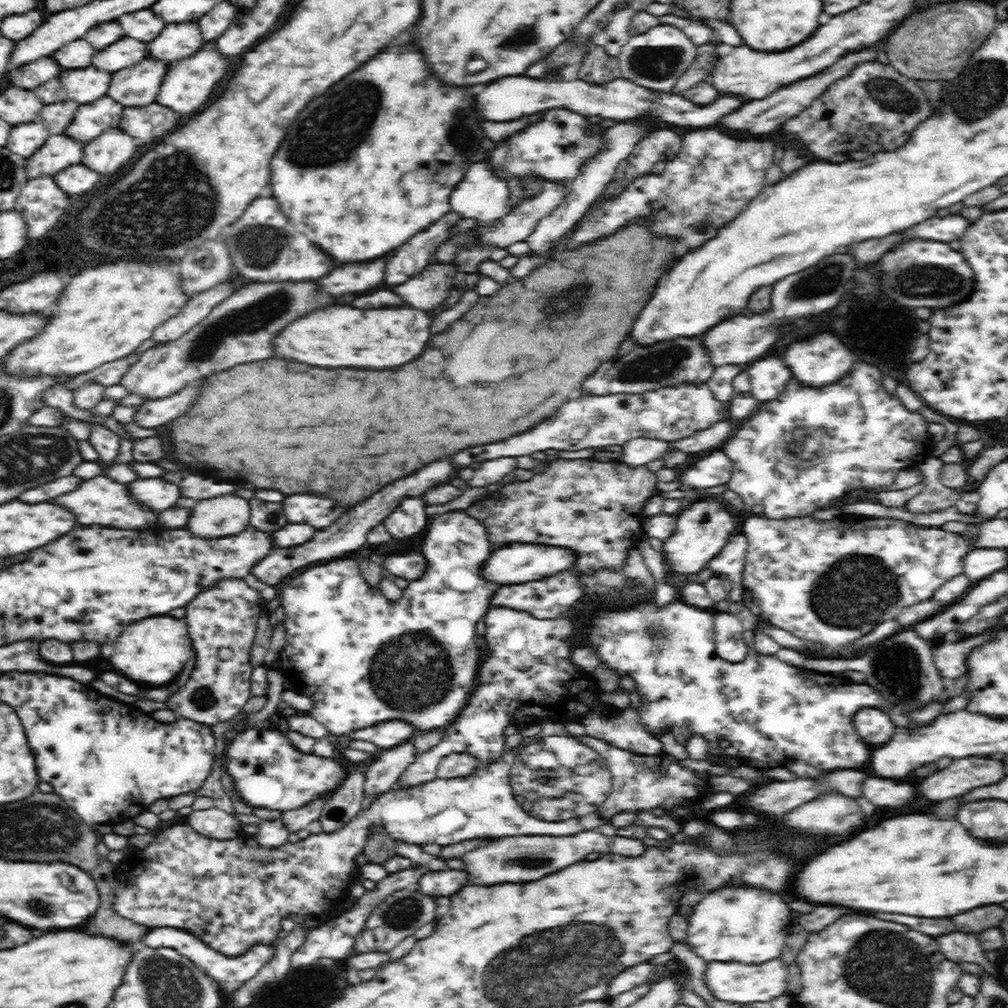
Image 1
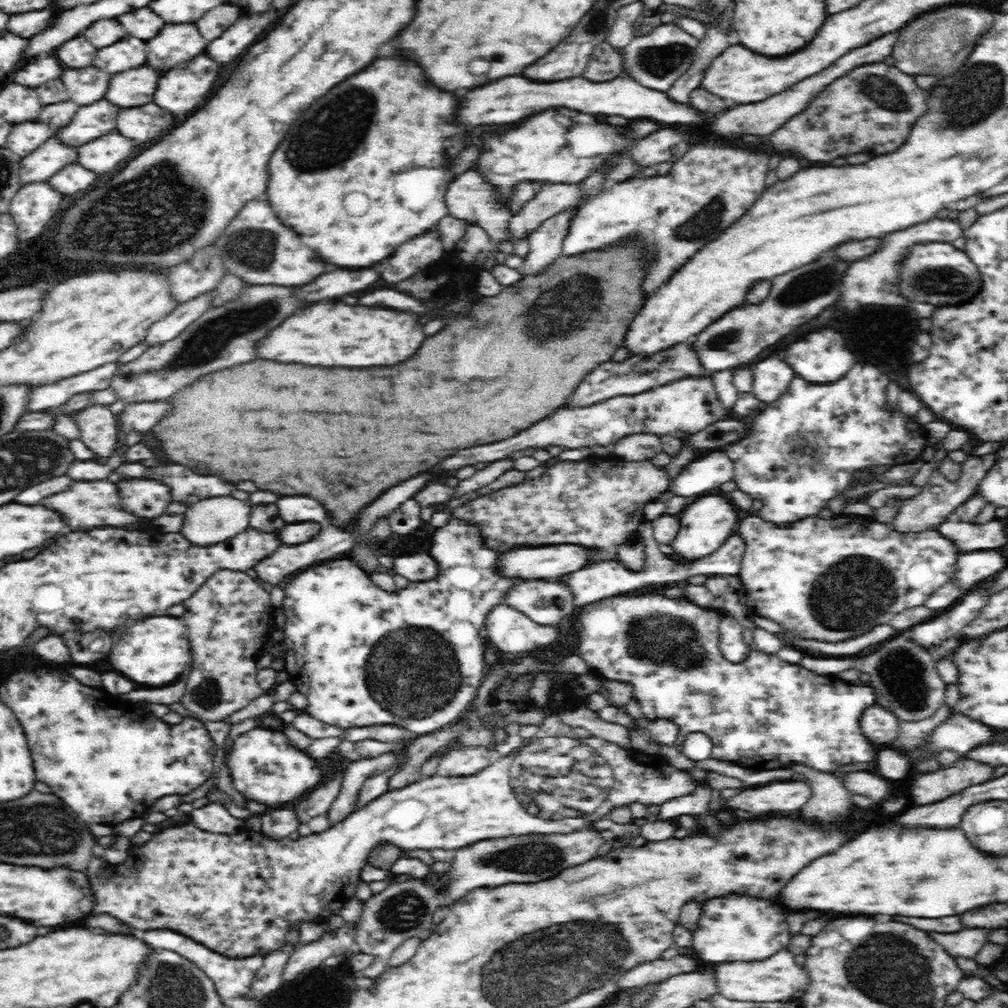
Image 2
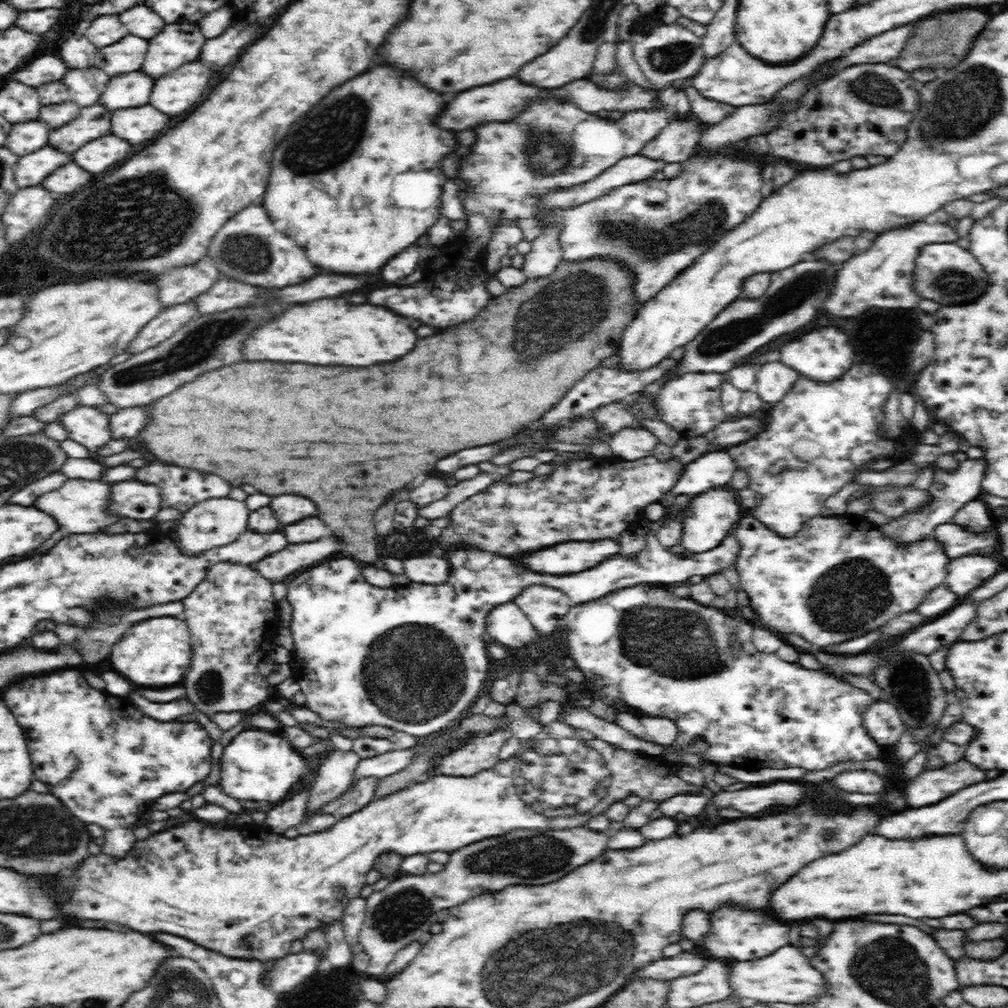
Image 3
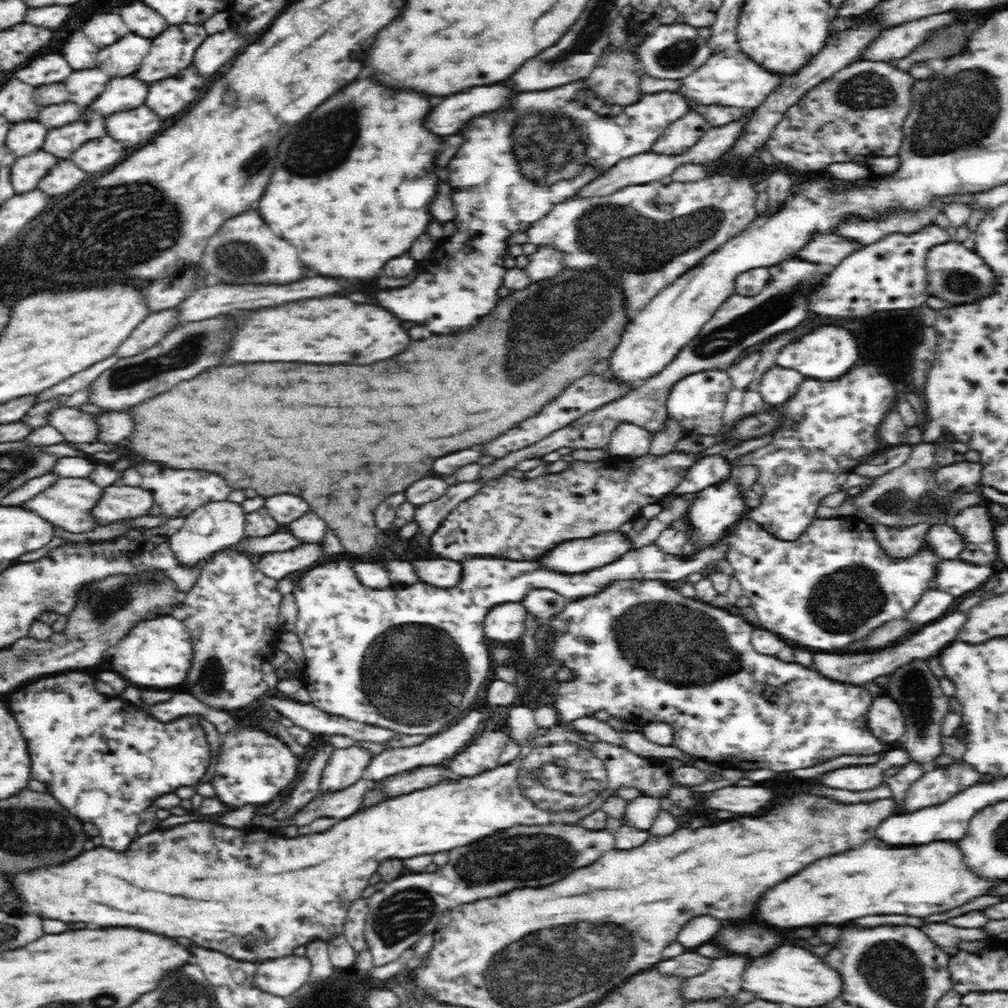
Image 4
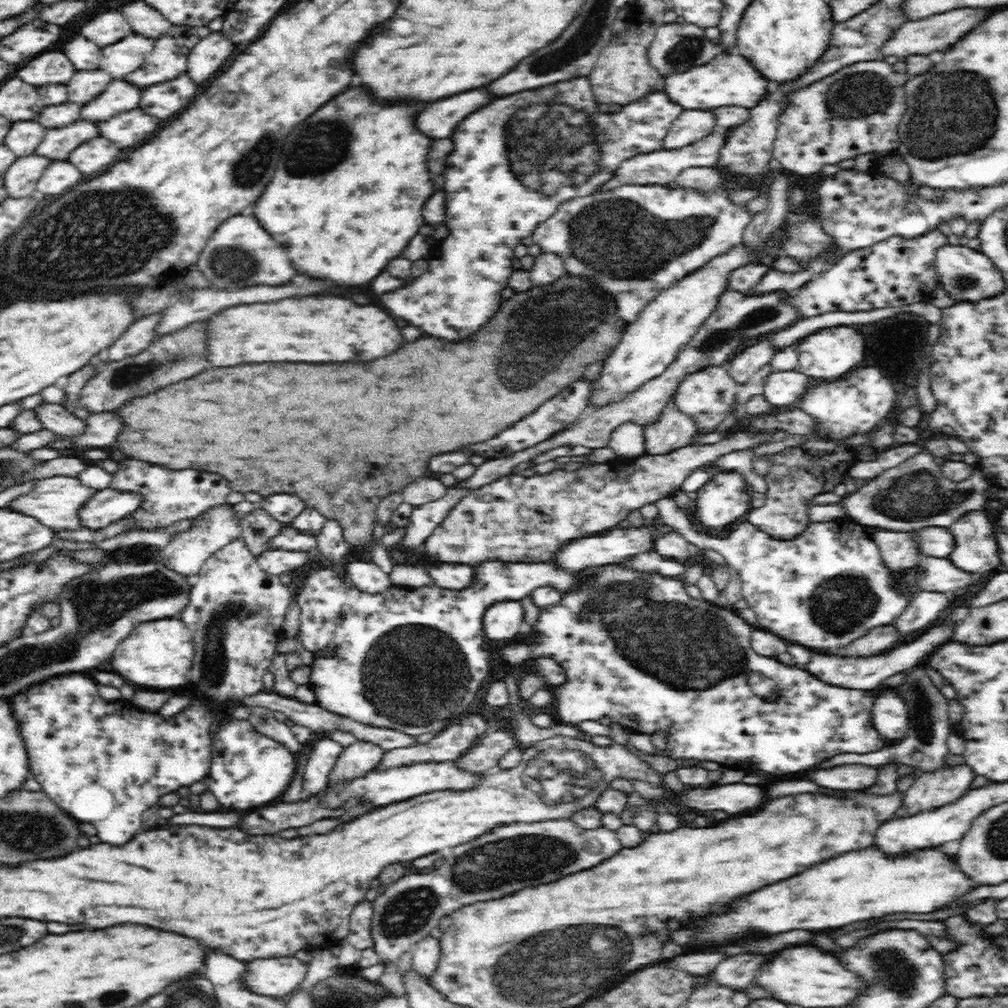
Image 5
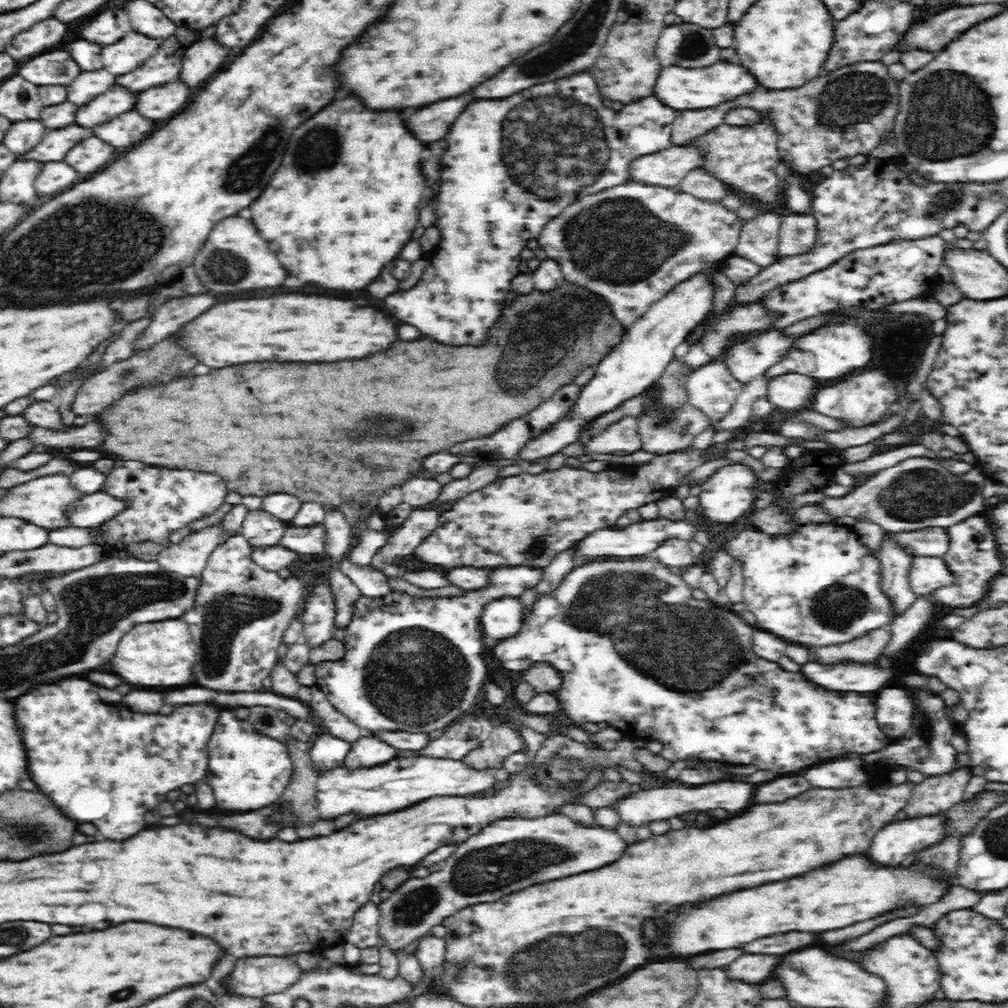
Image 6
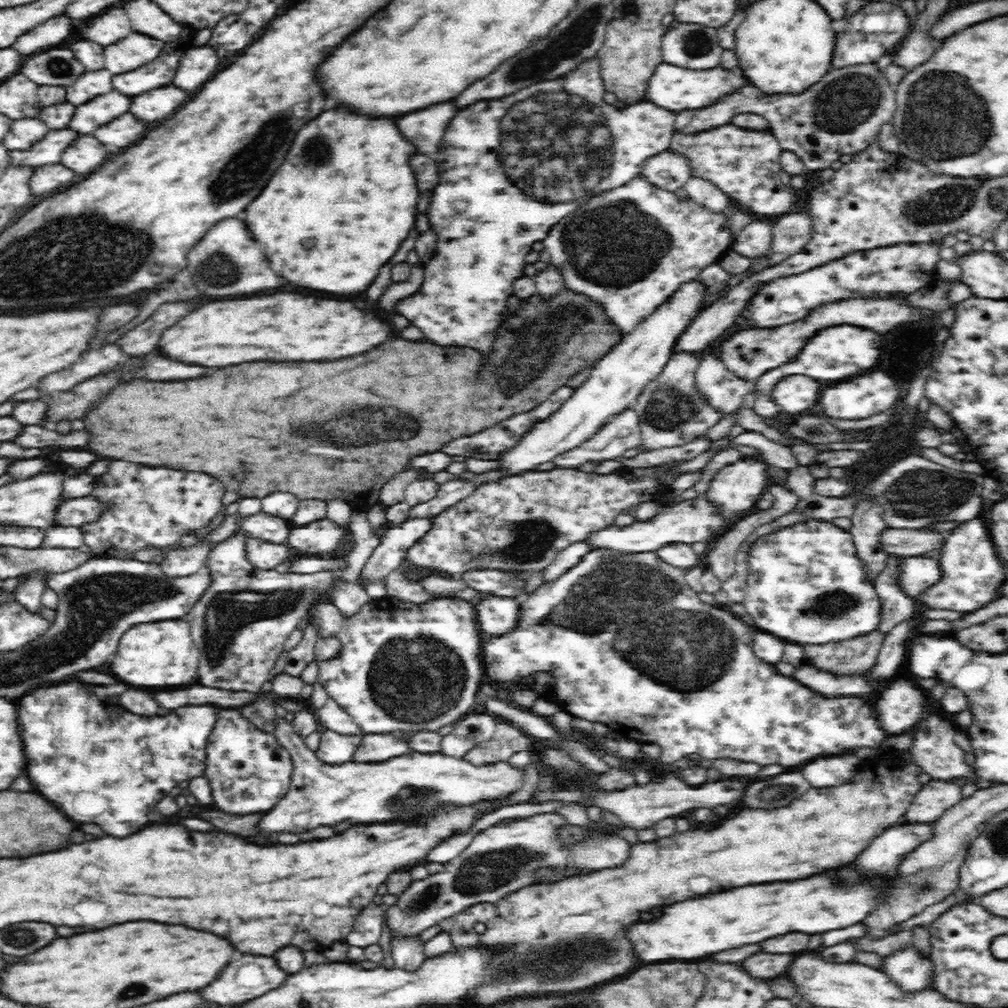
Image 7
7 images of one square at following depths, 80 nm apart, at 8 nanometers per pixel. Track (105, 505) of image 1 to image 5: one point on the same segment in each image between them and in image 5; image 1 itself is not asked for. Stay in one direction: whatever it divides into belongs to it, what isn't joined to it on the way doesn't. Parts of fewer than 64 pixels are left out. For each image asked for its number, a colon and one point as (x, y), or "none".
2: (85, 505)
3: (78, 505)
4: (65, 503)
5: (53, 501)

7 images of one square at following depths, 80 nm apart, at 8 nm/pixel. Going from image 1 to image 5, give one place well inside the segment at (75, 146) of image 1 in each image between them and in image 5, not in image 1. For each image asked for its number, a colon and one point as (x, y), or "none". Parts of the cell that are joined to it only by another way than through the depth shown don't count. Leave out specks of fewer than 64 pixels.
2: (40, 165)
3: (29, 171)
4: (26, 171)
5: (19, 180)

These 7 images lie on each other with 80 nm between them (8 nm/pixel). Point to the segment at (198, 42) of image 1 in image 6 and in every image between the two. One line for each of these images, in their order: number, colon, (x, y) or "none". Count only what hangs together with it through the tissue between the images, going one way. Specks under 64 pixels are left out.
2: (175, 44)
3: (179, 43)
4: (172, 51)
5: (167, 62)
6: (164, 67)

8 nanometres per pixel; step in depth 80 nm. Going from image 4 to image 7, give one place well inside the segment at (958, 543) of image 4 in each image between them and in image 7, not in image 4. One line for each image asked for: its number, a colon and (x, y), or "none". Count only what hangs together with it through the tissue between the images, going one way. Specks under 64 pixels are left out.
5: (937, 542)
6: (928, 542)
7: (901, 543)

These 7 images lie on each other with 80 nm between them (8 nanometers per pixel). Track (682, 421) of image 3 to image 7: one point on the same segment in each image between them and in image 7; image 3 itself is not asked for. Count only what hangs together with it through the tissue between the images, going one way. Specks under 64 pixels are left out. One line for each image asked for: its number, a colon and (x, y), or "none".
4: (699, 400)
5: (709, 394)
6: (711, 387)
7: (726, 391)

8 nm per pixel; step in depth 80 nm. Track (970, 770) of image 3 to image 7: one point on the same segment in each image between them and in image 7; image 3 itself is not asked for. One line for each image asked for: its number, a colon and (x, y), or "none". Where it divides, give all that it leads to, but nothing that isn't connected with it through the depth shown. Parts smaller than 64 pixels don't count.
4: (935, 787)
5: (936, 790)
6: (935, 794)
7: (936, 796)

